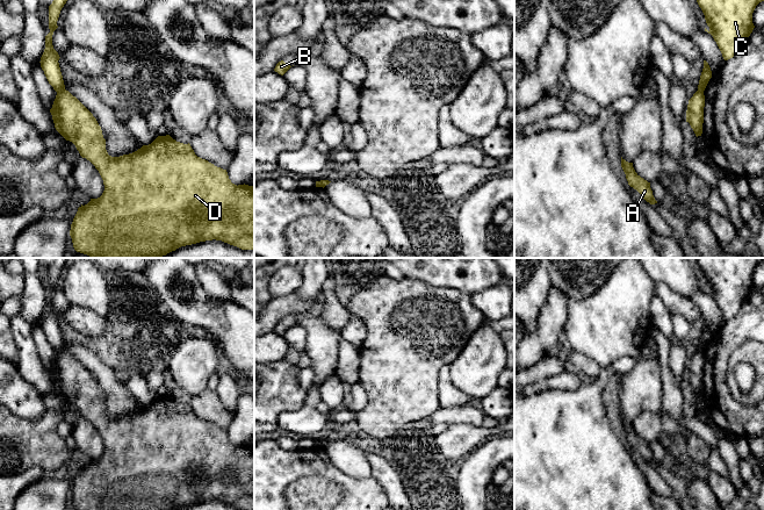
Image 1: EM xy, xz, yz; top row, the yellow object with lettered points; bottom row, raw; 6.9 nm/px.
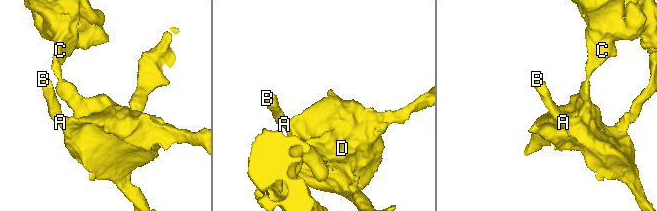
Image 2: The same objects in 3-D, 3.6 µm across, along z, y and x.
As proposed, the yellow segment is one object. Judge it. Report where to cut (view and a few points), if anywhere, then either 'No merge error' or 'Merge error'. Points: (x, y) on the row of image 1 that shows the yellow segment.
Split along xy (64, 88), (57, 93). Merge error

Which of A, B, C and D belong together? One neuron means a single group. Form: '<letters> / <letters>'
A B D / C

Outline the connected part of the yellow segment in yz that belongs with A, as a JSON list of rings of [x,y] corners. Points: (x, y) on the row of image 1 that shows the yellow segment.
[[[621,157],[621,167],[626,174],[628,185],[630,187],[633,187],[634,189],[636,189],[641,194],[641,196],[650,204],[657,203],[657,201],[655,200],[654,195],[653,195],[653,191],[650,188],[650,182],[648,182],[647,180],[641,178],[635,172],[635,170],[633,167],[633,163],[628,163]]]

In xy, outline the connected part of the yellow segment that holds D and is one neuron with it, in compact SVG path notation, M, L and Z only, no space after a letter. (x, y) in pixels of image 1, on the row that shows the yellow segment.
M63 89L57 93L52 108L50 109L56 130L66 139L72 142L82 158L89 160L99 171L104 191L98 199L91 201L78 208L78 211L71 224L70 236L72 238L73 247L77 252L89 256L91 258L161 258L167 253L186 245L196 244L206 240L222 240L230 245L237 246L242 250L254 250L254 186L235 185L229 179L226 170L215 166L206 159L197 157L190 144L183 144L173 139L170 135L158 136L151 144L143 145L137 151L123 155L120 157L111 157L106 150L106 139L103 138L101 127L93 114L69 91Z

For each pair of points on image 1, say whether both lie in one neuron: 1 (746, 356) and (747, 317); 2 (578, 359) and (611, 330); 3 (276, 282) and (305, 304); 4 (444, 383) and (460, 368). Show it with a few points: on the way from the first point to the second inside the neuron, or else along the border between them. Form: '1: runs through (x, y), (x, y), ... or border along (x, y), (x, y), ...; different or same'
1: border along (751, 339), (742, 343), (730, 354), (728, 361); different
2: border along (570, 347), (592, 358), (602, 367); different
3: border along (294, 292), (272, 297); different
4: border along (448, 366), (451, 381), (469, 396); different

